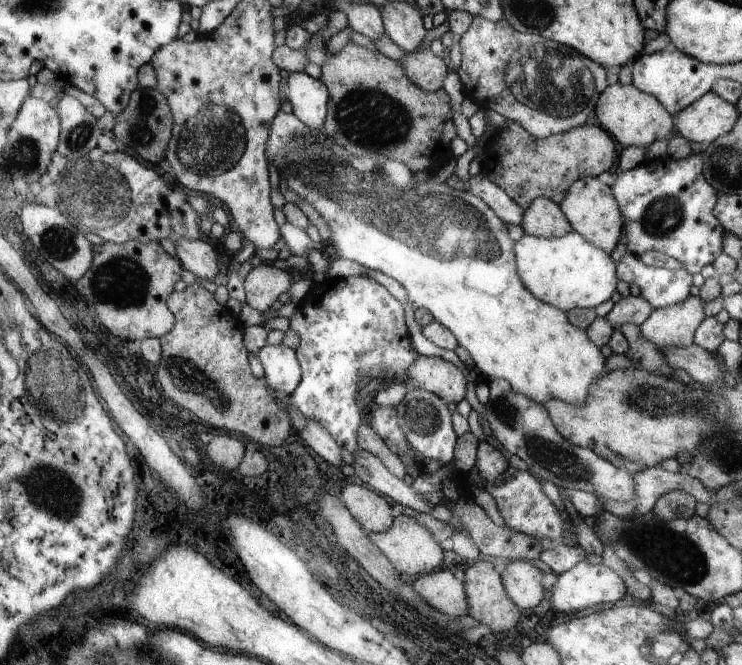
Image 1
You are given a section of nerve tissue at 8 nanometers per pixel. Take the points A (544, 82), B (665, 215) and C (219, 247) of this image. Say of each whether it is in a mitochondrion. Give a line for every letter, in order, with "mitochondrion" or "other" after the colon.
A: mitochondrion
B: mitochondrion
C: other

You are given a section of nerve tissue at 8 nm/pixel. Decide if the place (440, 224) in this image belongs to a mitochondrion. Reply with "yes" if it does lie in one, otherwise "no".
yes

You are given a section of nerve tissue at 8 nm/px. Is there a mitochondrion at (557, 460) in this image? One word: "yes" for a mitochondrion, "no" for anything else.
yes

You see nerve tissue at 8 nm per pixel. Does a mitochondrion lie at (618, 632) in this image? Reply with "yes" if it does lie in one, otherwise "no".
no

